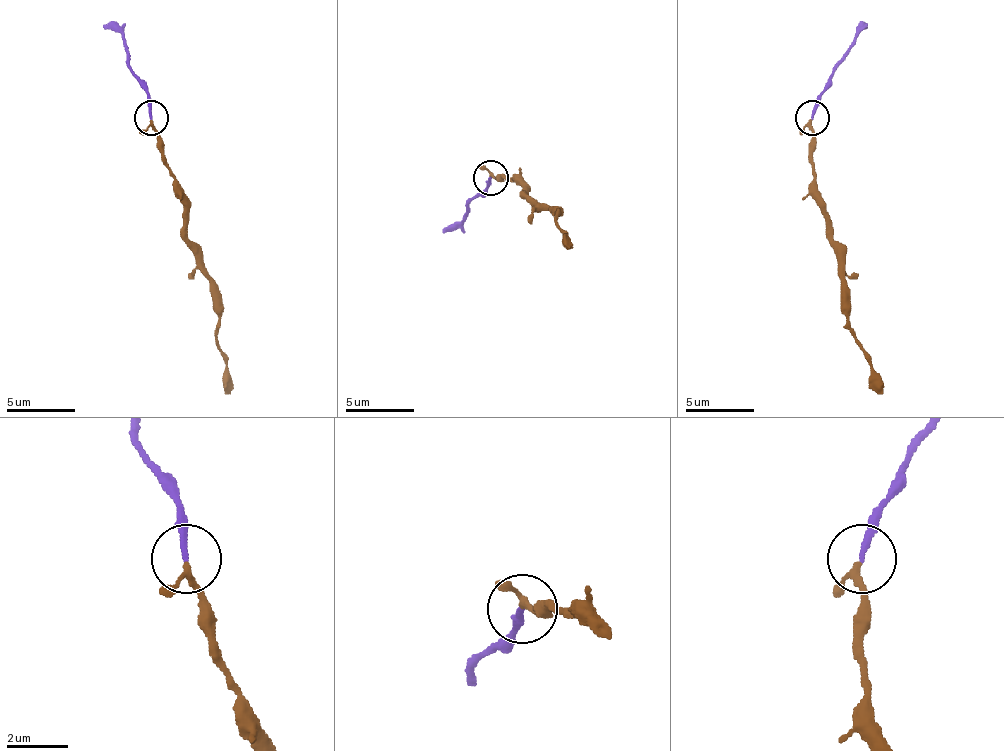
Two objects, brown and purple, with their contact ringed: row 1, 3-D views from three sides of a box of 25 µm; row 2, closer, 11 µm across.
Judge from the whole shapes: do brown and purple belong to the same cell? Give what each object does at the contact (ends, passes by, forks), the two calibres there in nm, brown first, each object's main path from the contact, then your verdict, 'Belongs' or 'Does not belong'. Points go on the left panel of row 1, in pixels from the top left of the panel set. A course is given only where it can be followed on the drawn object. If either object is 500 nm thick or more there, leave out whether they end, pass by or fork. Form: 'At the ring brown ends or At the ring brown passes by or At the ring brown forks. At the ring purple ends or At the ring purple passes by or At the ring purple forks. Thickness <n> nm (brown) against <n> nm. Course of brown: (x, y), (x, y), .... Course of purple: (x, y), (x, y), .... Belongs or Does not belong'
At the ring brown passes by. At the ring purple ends. Thickness 160 nm (brown) against 200 nm. Course of brown: (152, 120), (172, 192), (183, 206), (186, 240), (196, 268), (210, 281), (224, 384), (231, 394). Course of purple: (152, 117), (148, 96), (121, 34), (104, 24). Belongs

